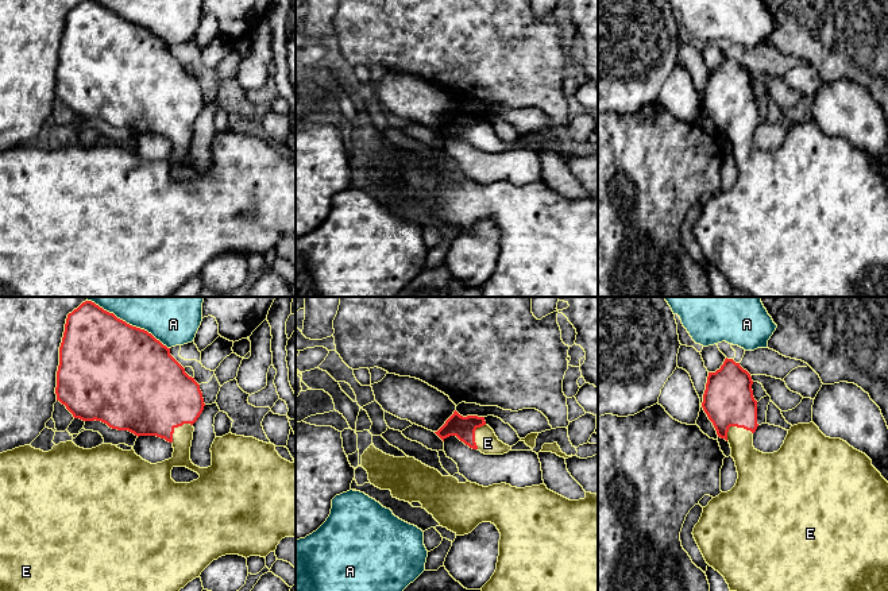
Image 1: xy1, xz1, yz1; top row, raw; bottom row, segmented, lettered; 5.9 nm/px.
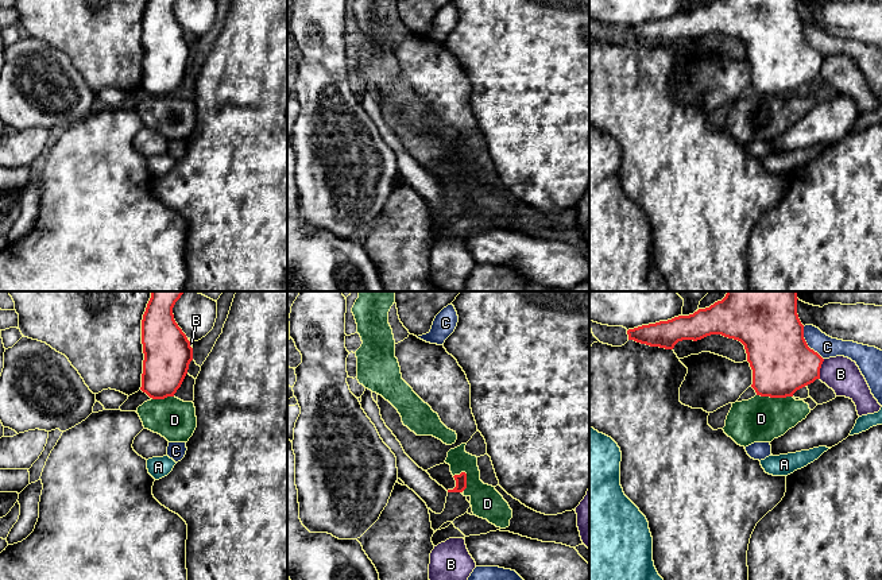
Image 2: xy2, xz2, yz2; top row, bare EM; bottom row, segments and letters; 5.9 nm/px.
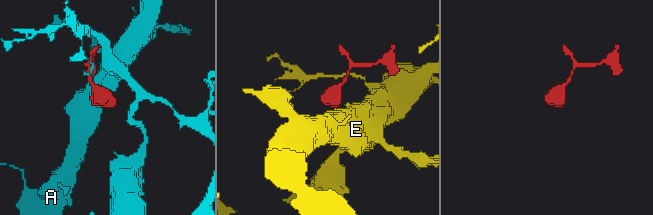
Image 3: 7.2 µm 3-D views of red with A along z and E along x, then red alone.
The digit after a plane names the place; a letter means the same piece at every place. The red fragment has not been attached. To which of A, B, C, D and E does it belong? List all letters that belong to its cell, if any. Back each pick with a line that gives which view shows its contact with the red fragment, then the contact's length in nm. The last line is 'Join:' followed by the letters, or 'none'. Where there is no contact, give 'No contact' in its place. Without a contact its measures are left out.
E: Touches red in yz1. Shared border 170 nm
Join: E

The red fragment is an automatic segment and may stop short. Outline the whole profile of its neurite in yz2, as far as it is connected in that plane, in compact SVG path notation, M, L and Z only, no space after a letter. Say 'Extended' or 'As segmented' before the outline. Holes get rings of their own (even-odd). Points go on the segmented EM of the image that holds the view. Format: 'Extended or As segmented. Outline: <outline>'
As segmented. Outline: M727 291L722 301L689 316L628 329L628 340L650 347L673 349L682 340L701 340L722 335L740 341L753 370L757 395L786 398L820 379L824 359L811 349L804 339L804 325L797 314L797 291Z

